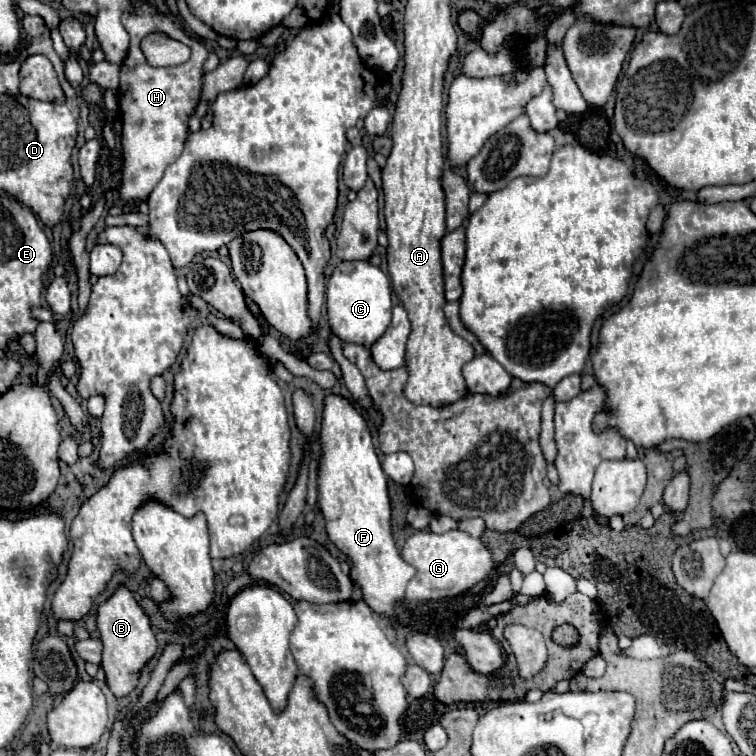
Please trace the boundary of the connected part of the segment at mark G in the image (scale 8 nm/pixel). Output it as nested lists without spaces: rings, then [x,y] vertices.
[[[420,530],[406,540],[400,554],[404,562],[416,568],[416,576],[408,582],[404,594],[406,602],[426,602],[426,600],[442,600],[448,596],[458,596],[464,590],[478,584],[486,574],[494,572],[496,568],[490,550],[478,538],[472,538],[460,530],[450,530],[444,534]]]

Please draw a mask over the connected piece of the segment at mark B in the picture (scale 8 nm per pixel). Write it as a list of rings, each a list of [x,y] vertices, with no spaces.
[[[118,586],[116,592],[104,604],[98,606],[96,626],[104,646],[102,668],[106,672],[106,682],[116,696],[126,696],[136,688],[140,668],[156,654],[158,648],[150,620],[136,602],[136,598],[132,596],[132,592],[126,586]]]

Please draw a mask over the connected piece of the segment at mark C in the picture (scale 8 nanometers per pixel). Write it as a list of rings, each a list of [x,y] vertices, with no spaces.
[[[366,260],[340,262],[328,282],[326,314],[332,332],[342,342],[362,344],[370,348],[386,332],[392,320],[392,288],[388,276]]]

